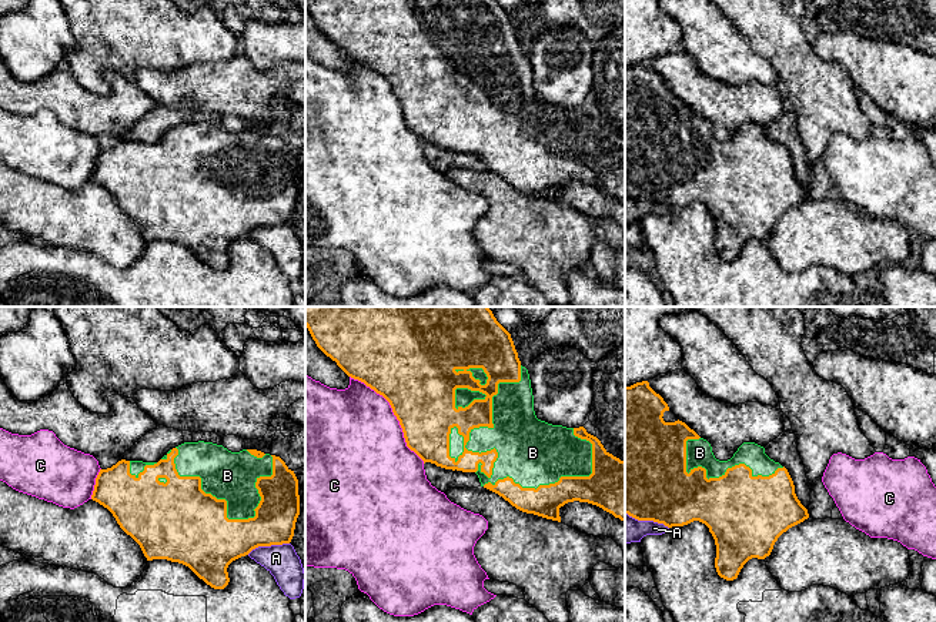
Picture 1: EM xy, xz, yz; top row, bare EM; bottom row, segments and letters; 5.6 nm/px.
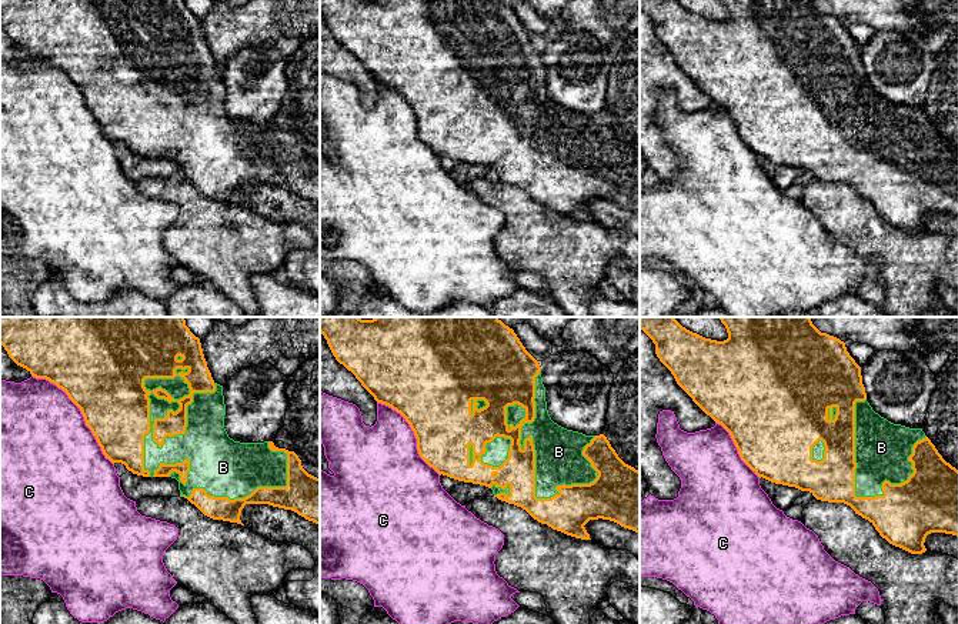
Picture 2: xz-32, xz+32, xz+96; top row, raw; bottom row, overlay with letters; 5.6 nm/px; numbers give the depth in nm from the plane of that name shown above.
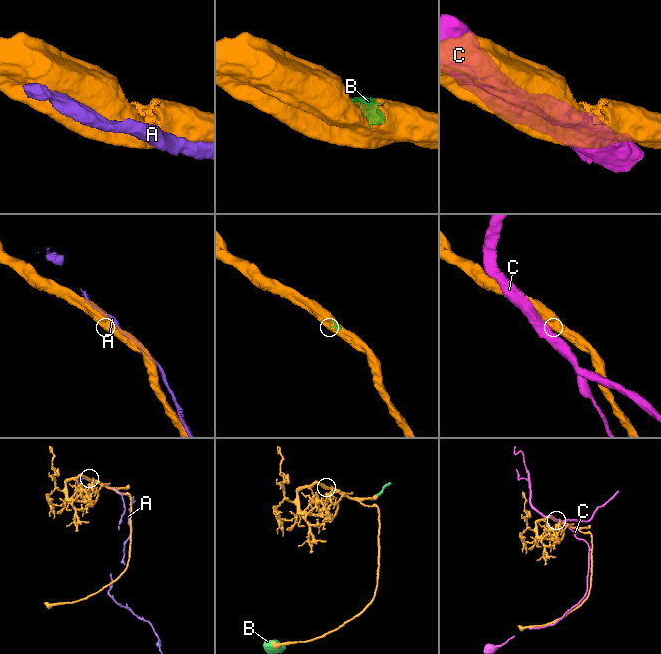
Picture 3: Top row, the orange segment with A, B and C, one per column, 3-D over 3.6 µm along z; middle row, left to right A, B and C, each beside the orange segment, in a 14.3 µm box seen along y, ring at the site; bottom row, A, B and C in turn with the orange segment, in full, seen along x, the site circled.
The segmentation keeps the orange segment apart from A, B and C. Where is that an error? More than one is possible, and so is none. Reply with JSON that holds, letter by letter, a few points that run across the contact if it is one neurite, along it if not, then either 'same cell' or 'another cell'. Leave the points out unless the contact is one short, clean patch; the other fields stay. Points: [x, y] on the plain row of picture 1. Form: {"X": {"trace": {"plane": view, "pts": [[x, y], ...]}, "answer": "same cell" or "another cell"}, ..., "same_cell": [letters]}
{"A": {"answer": "another cell"}, "B": {"answer": "same cell"}, "C": {"answer": "another cell"}, "same_cell": ["B"]}

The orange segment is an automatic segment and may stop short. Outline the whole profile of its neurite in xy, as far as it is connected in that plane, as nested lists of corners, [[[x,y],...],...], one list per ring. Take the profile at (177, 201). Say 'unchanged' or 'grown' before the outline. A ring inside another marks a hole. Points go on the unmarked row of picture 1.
grown; [[[184,123],[170,130],[158,143],[143,143],[143,141],[126,141],[121,140],[116,146],[107,150],[100,150],[91,180],[107,188],[116,198],[120,208],[130,215],[141,228],[147,241],[167,240],[188,247],[200,260],[214,270],[224,270],[228,262],[228,245],[248,235],[258,227],[271,227],[290,224],[294,217],[295,203],[300,195],[300,175],[298,175],[298,160],[285,143],[275,136],[264,134],[257,130],[243,130],[240,133],[231,133],[223,126],[213,123]]]

